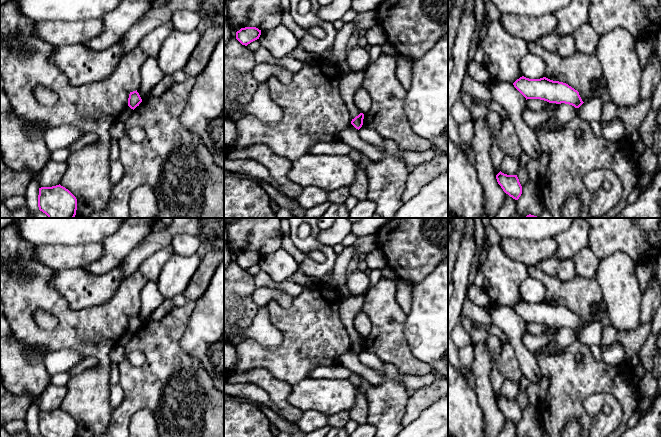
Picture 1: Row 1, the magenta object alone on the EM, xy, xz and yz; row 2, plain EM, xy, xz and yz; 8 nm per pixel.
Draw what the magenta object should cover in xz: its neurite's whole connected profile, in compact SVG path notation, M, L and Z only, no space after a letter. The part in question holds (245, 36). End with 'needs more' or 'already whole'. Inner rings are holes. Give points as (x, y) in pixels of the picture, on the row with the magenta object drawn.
M256 27L241 28L236 32L236 39L242 44L247 46L251 42L259 39L261 30Z; already whole

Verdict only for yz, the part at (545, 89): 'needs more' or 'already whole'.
already whole

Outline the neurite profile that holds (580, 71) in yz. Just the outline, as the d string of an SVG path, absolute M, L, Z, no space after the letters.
M529 42L527 45L531 54L540 57L544 61L546 65L546 78L568 84L579 92L583 102L594 97L601 97L603 91L594 88L595 81L603 77L603 70L596 55L588 55L576 51L570 57L561 57L543 48L538 42Z

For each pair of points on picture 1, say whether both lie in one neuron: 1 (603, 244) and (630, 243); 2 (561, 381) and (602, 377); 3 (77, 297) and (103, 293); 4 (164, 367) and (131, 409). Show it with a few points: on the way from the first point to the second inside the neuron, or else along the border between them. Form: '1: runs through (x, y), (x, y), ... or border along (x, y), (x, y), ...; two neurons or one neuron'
1: runs through (610, 243), (623, 243); one neuron
2: runs through (571, 381), (592, 377); one neuron
3: runs through (83, 296), (97, 293); one neuron
4: runs through (156, 377), (135, 399); one neuron

